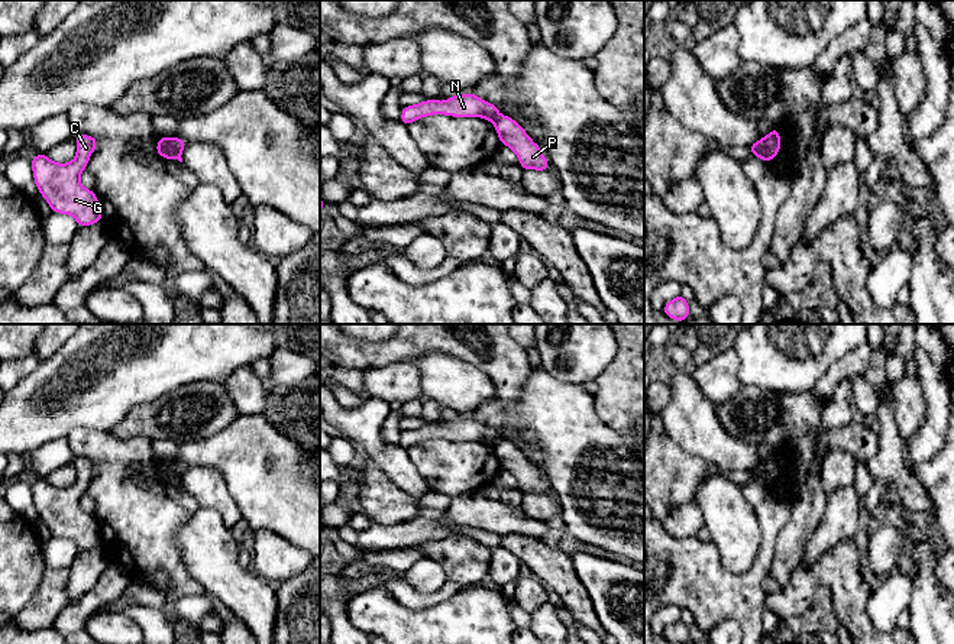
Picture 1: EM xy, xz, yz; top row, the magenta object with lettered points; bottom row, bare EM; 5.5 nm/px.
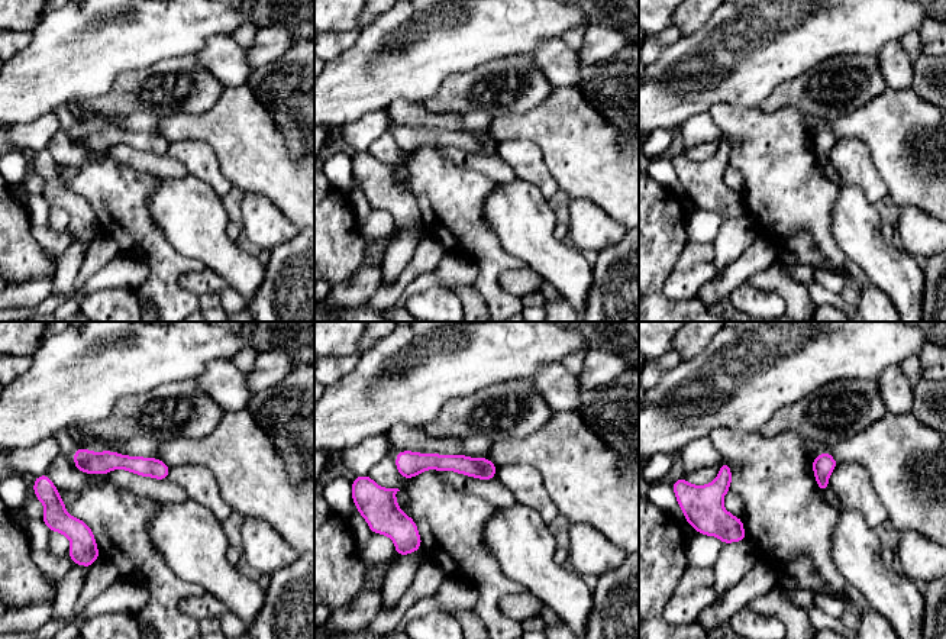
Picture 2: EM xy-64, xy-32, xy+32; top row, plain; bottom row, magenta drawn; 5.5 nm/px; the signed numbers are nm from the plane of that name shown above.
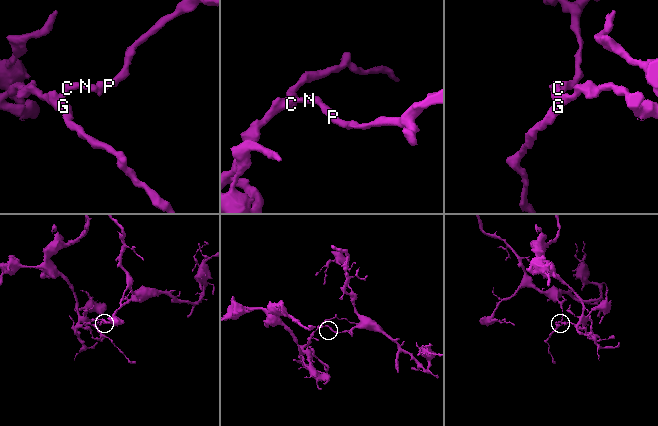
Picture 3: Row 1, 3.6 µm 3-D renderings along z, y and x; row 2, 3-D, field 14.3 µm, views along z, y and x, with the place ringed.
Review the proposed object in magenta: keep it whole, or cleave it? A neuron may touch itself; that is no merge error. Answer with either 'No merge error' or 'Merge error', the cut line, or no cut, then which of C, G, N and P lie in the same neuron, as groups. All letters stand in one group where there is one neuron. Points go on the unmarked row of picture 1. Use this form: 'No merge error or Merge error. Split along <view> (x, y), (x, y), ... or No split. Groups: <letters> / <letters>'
Merge error. Split along xy (171, 463), (177, 482). Groups: C G N / P

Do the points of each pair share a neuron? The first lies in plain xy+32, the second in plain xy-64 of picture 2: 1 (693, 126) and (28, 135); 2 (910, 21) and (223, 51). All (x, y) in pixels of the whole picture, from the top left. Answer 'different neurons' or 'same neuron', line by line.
1: same neuron
2: different neurons

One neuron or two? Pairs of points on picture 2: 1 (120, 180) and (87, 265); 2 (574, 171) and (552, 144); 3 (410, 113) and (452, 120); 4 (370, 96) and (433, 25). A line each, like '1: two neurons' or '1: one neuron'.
1: two neurons
2: one neuron
3: one neuron
4: one neuron

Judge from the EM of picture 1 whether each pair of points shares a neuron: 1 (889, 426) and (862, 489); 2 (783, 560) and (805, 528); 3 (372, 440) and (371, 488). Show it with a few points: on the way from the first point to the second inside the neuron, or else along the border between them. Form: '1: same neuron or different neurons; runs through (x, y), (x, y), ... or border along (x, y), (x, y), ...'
1: different neurons; border along (867, 465), (872, 486), (859, 498)
2: same neuron; runs through (788, 553), (791, 543), (798, 536)
3: different neurons; border along (371, 458), (395, 485)

